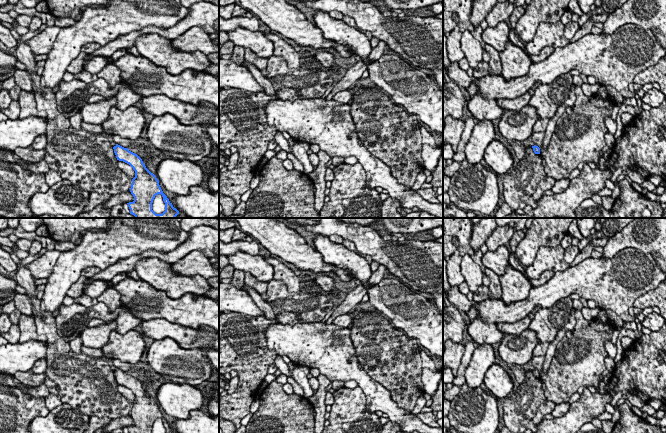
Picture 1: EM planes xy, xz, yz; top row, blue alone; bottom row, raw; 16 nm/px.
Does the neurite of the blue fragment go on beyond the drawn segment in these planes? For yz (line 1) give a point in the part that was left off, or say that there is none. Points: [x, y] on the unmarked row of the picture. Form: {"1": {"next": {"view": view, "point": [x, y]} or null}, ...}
{"1": {"next": null}}

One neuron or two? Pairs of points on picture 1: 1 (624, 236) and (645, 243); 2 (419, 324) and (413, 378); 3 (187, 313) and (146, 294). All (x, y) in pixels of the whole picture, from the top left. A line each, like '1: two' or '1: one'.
1: one
2: two
3: one

